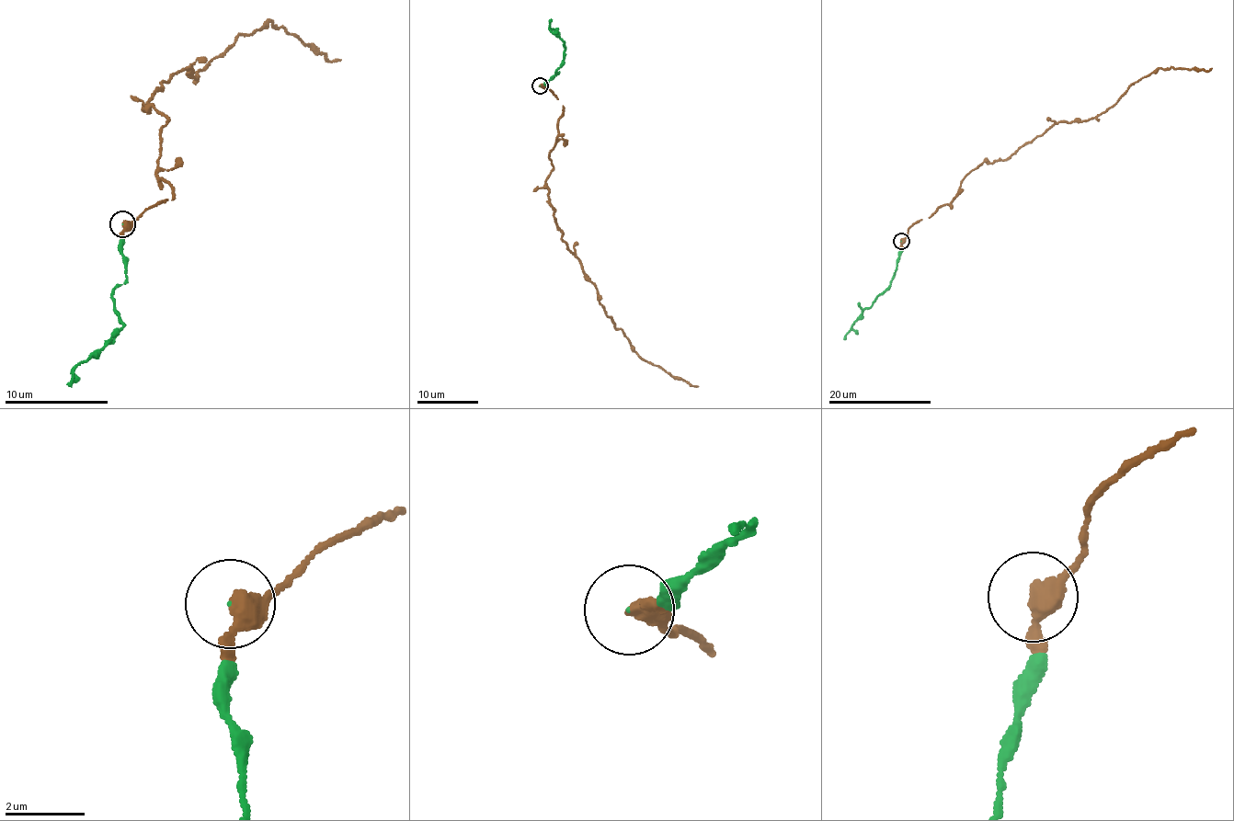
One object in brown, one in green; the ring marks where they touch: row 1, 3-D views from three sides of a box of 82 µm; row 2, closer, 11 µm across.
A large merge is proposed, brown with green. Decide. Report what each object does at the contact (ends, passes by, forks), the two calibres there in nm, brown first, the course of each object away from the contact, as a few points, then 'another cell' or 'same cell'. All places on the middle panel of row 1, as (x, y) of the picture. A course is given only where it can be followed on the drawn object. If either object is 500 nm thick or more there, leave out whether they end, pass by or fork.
brown passes by; green ends; calibres 360 and 20 nm; course brown (540, 85), (563, 108), (545, 185), (562, 239), (634, 349), (699, 387); course green (540, 85), (559, 74), (555, 73), (561, 67), (565, 49), (564, 43), (550, 28), (549, 21); same cell

